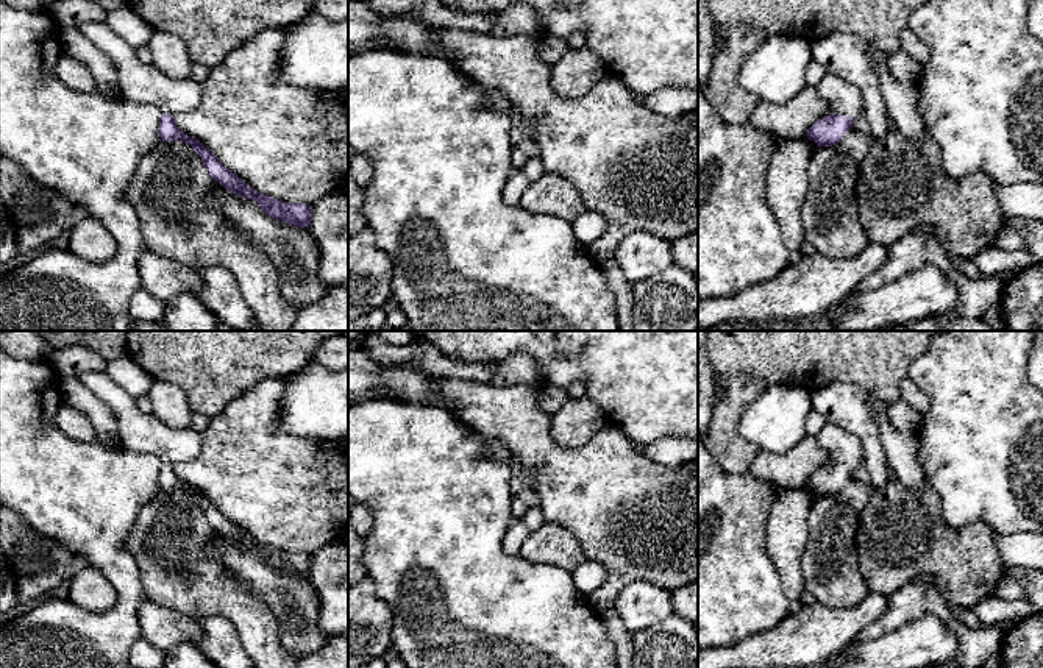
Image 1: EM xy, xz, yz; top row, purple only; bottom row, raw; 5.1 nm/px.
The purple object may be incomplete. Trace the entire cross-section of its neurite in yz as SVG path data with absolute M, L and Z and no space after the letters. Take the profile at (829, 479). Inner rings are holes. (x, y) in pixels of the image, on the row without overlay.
M826 421L817 439L829 454L831 464L815 471L806 485L818 496L835 495L853 478L854 468L863 462L863 443L856 434L831 421Z

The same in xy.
M105 370L83 371L77 378L116 414L120 446L134 453L153 454L162 462L158 478L161 490L186 492L201 507L212 529L226 540L255 549L275 570L309 579L311 554L287 553L255 540L226 518L200 490L176 476L178 464L192 462L200 454L201 432L190 428L173 429L159 421L155 414L141 412L136 398L114 382Z

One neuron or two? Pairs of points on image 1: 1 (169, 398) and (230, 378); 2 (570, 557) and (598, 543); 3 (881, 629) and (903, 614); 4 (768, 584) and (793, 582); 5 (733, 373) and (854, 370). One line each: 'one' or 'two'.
1: two
2: two
3: one
4: two
5: one

